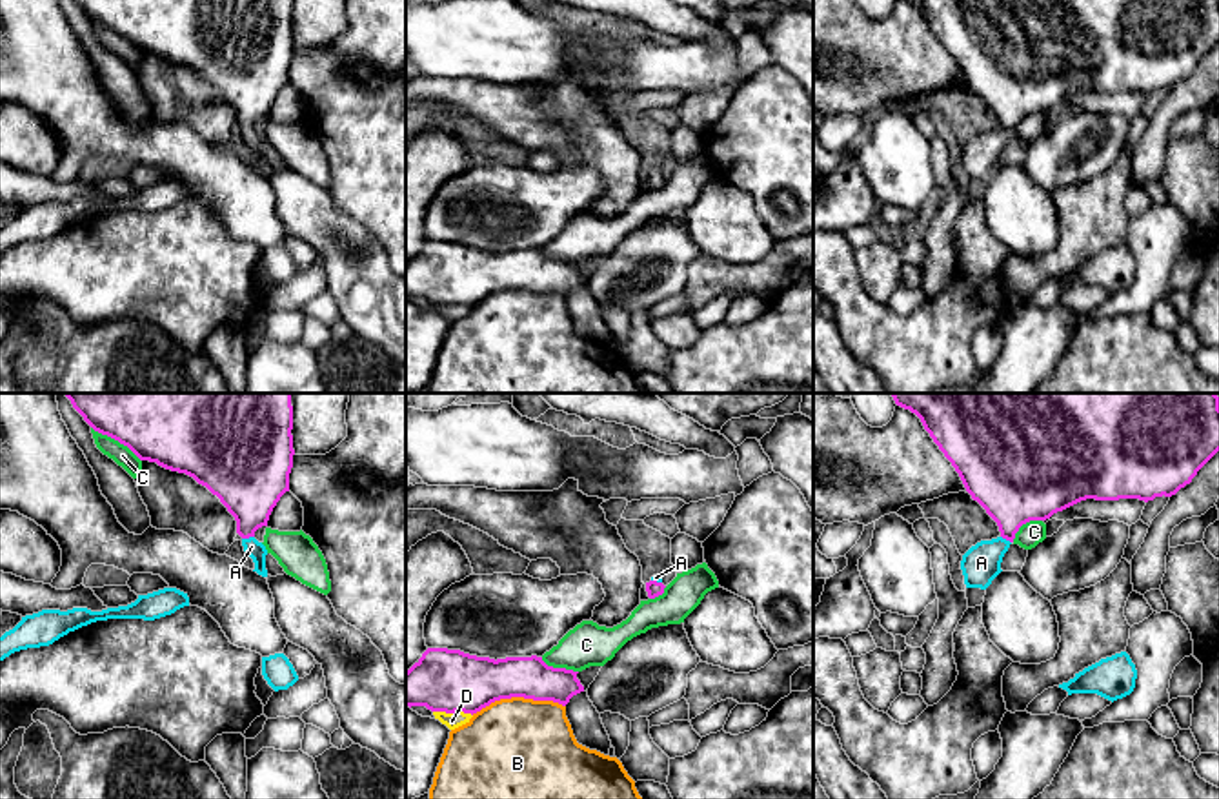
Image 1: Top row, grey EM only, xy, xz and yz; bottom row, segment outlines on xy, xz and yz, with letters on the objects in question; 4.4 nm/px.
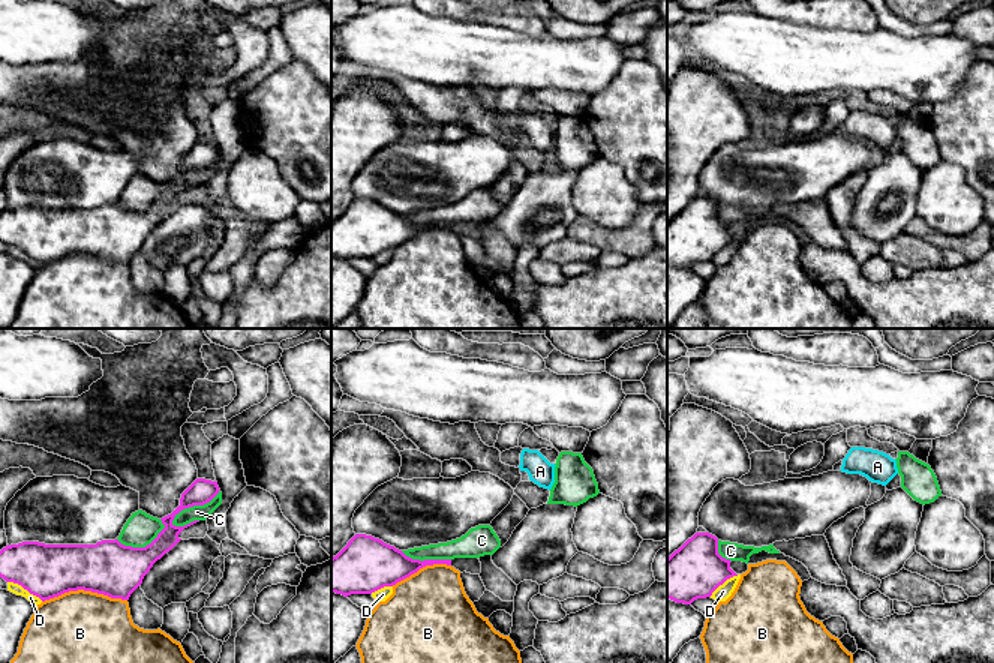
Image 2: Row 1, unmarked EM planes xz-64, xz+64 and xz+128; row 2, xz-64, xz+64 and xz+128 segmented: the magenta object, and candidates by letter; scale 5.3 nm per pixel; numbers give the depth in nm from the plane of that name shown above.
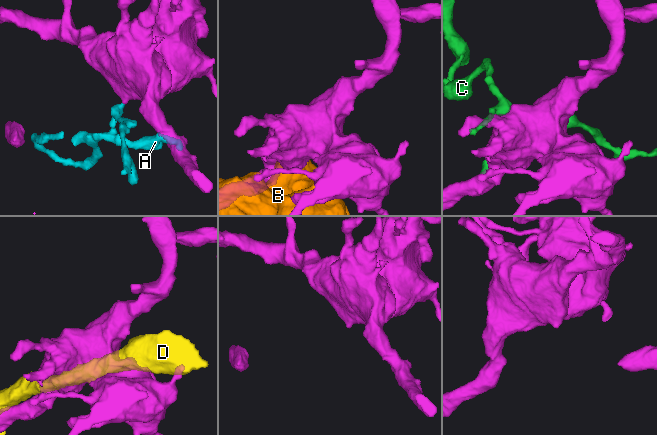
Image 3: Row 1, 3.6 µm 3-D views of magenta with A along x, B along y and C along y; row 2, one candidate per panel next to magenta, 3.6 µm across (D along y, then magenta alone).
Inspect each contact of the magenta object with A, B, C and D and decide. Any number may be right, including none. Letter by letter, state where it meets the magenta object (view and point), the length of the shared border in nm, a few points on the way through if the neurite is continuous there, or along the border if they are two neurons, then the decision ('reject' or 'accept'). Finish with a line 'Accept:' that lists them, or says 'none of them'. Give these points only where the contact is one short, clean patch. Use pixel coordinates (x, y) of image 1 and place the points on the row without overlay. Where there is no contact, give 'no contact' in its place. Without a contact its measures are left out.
A: xy (248, 130) | 60 nm | across xy (250, 73), (248, 130), (251, 139) | accept
B: xz (517, 288) | 420 nm | reject
C: xy (117, 31) | 280 nm | reject
D: xz (453, 304) | 180 nm | reject
Accept: A

